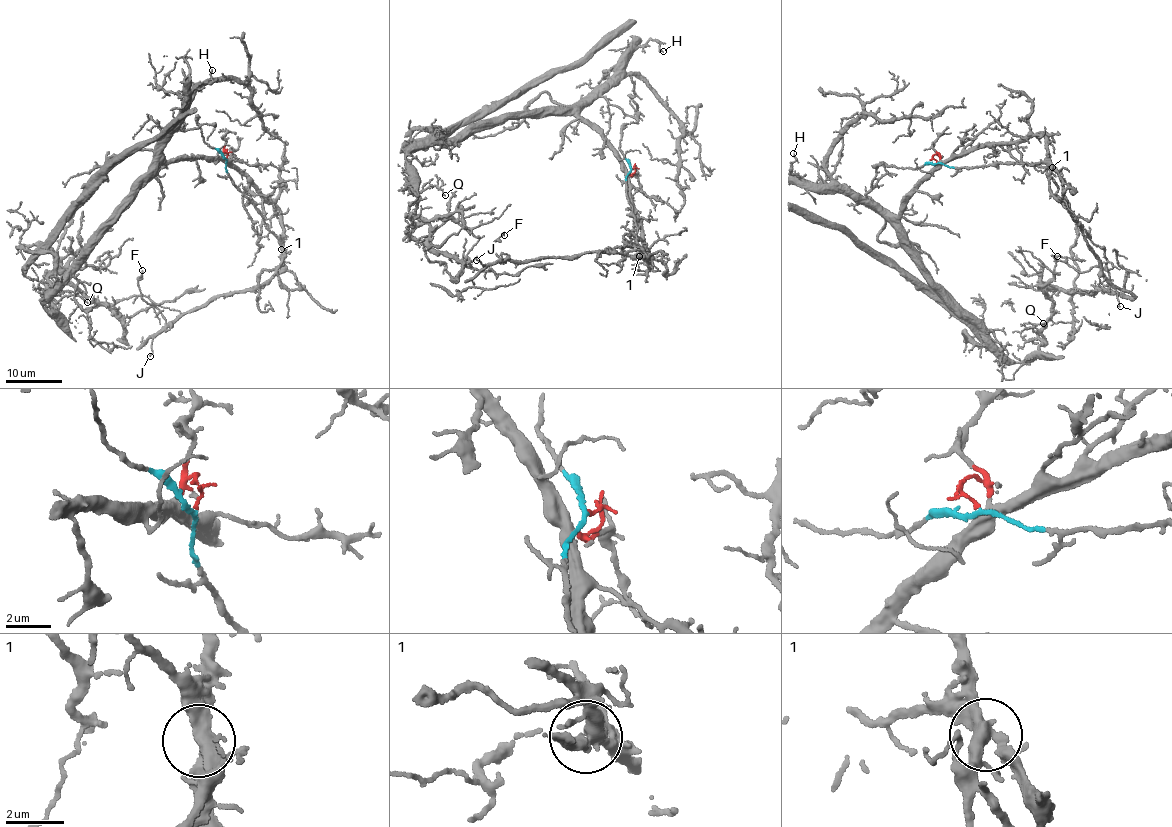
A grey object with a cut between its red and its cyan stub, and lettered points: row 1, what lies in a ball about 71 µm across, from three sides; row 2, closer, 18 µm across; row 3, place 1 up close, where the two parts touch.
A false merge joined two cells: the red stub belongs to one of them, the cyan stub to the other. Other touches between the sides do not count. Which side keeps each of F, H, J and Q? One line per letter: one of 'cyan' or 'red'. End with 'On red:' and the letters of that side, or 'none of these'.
F: cyan
H: red
J: cyan
Q: red
On red: H, Q

